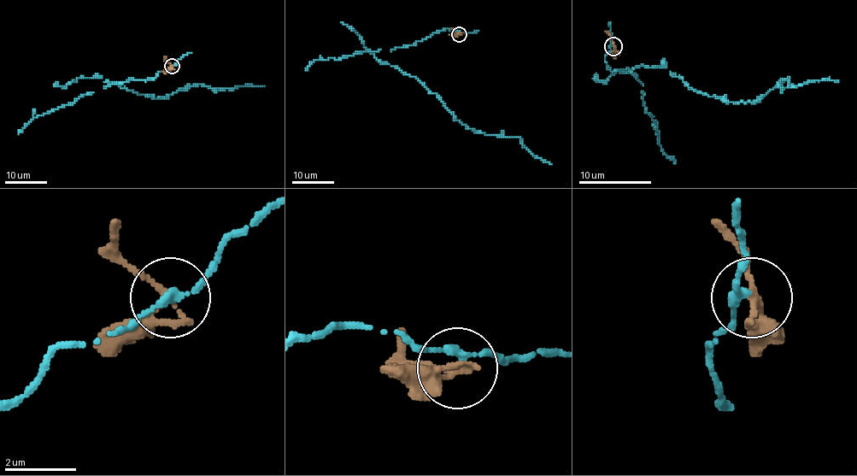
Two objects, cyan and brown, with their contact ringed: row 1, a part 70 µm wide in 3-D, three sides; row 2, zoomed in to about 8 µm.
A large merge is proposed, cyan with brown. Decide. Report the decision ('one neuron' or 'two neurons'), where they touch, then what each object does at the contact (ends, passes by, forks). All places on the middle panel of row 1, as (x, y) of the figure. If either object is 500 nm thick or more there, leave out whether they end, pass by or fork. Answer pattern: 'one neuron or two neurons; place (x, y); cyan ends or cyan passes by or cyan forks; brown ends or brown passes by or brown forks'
two neurons; place (459, 34); cyan passes by; brown passes by

